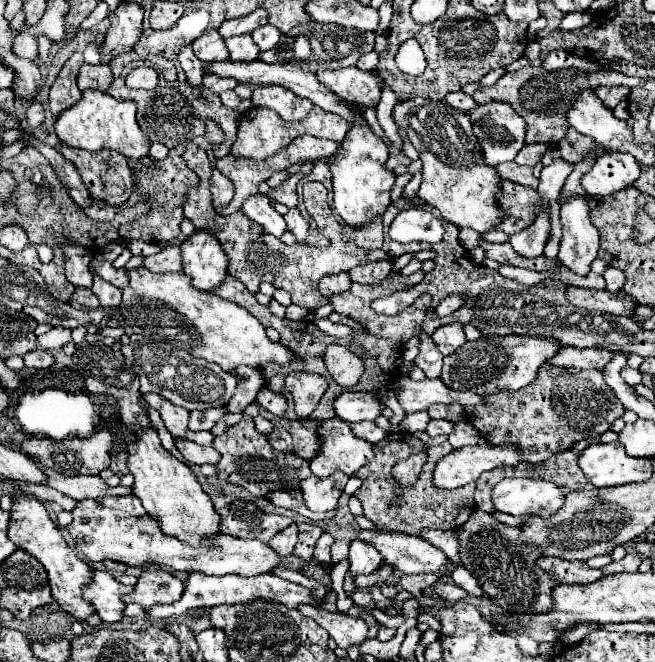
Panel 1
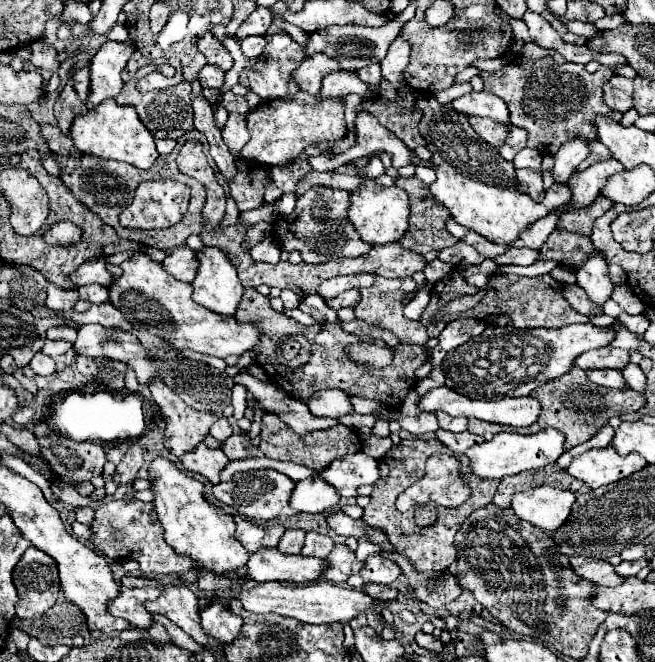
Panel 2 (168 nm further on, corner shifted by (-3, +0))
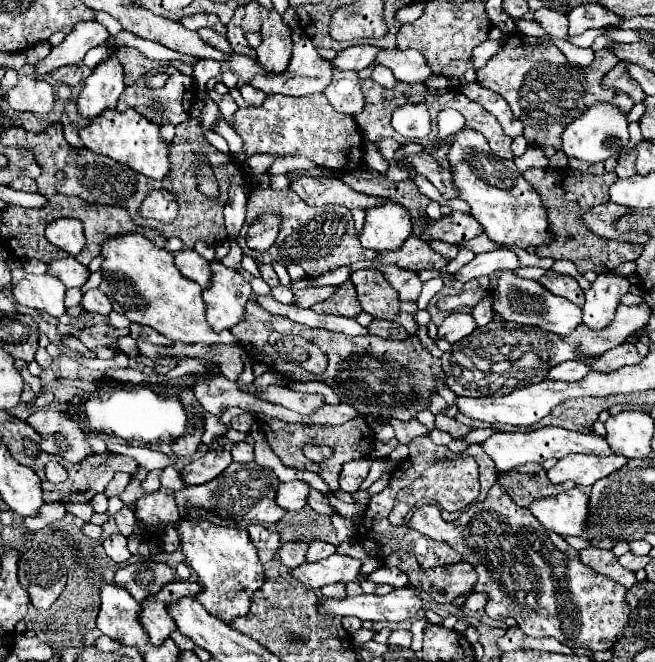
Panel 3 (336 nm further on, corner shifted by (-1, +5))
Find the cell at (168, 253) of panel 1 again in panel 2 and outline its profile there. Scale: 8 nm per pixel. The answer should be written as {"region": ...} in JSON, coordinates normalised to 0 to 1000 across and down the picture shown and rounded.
{"region":[[[285,372],[264,375],[255,384],[255,390],[249,393],[249,408],[255,414],[261,414],[264,420],[270,420],[270,423],[292,426],[298,420],[298,414],[301,414],[301,387]]]}

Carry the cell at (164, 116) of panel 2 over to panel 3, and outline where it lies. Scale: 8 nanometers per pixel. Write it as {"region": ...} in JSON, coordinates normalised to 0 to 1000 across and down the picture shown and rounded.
{"region":[[[244,101],[240,106],[255,109],[255,113],[258,115],[255,128],[252,128],[252,131],[243,131],[243,134],[227,134],[227,131],[221,131],[221,122],[212,119],[206,128],[191,131],[191,137],[188,137],[185,147],[182,147],[179,168],[206,165],[212,174],[218,174],[221,180],[227,180],[227,183],[237,186],[237,189],[252,189],[252,186],[273,189],[273,186],[285,183],[289,166],[293,159],[292,153],[295,153],[295,147],[299,147],[296,130],[293,127],[293,116],[276,112],[264,101]]]}

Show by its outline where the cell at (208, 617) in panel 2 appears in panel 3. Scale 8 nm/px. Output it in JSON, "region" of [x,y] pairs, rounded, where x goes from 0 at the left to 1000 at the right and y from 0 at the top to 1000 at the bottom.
{"region":[[[276,784],[273,805],[276,805],[276,829],[285,841],[285,853],[304,869],[307,884],[313,887],[313,893],[301,899],[307,914],[325,932],[334,932],[344,941],[356,938],[365,929],[377,929],[386,896],[405,878],[402,850],[395,847],[392,829],[380,817],[377,802],[331,796],[316,787]]]}

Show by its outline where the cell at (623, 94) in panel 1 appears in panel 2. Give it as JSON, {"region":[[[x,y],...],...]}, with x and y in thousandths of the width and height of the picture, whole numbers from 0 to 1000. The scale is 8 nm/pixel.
{"region":[[[939,112],[924,127],[921,148],[933,160],[933,166],[945,166],[945,169],[963,166],[966,163],[966,121]]]}

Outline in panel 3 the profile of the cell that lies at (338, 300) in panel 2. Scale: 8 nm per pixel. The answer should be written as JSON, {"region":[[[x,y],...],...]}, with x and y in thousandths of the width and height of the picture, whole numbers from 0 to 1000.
{"region":[[[527,424],[515,434],[515,440],[496,452],[493,458],[484,458],[484,464],[475,464],[481,473],[496,476],[521,476],[521,479],[545,479],[554,467],[545,455],[545,443],[536,424]]]}

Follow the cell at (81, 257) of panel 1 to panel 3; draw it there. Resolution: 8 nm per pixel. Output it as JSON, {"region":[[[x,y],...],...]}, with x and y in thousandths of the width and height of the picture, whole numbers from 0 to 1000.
{"region":[[[139,437],[127,446],[127,467],[130,470],[142,470],[151,476],[166,476],[169,473],[169,458],[166,452],[151,440],[151,437]]]}

